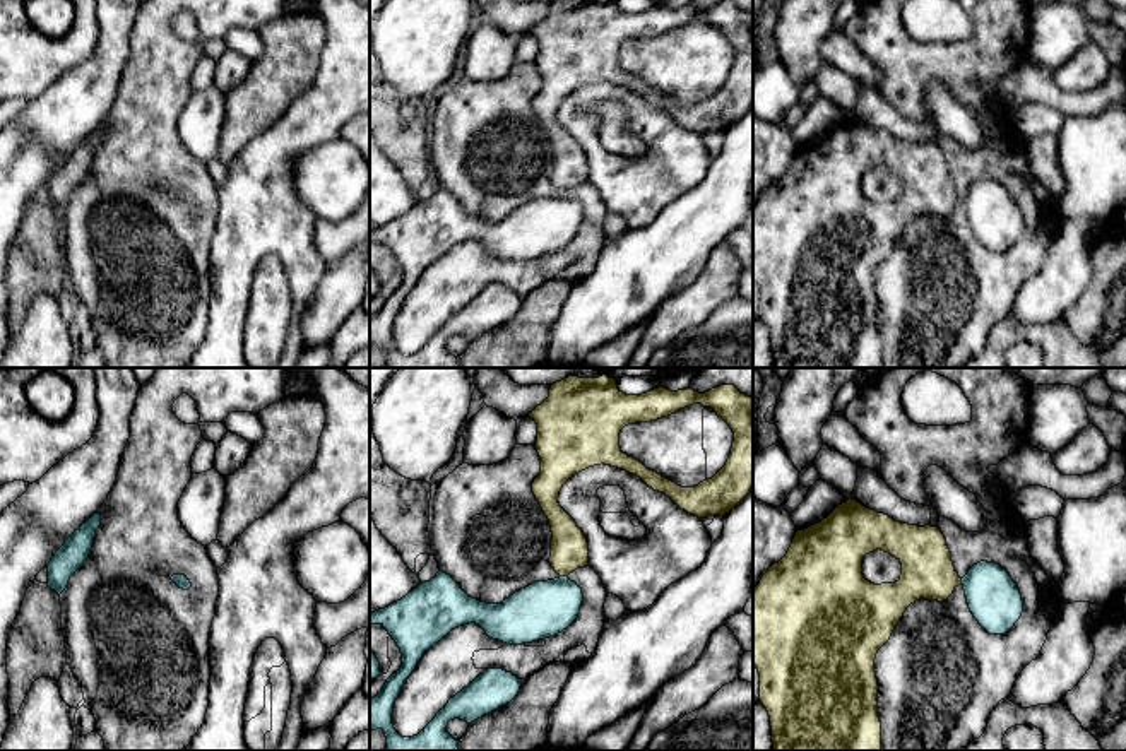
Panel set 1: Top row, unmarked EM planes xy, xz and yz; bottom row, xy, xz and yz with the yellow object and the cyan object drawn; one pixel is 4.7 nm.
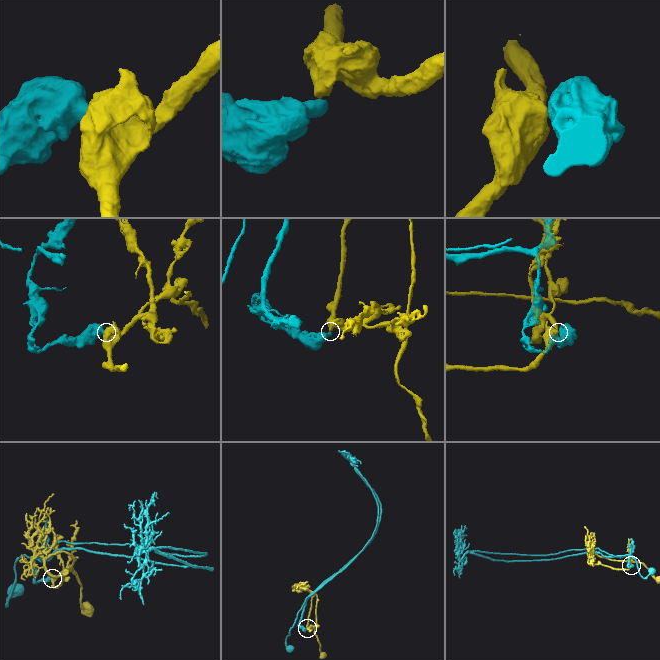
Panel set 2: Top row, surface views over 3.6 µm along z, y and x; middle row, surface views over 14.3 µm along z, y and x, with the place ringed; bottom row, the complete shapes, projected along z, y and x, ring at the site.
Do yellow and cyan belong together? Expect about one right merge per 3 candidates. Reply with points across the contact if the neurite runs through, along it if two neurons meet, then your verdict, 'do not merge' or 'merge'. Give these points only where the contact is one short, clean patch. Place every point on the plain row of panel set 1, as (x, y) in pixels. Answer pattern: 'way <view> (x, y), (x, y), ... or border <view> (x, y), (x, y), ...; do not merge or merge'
border xz (560, 192), (567, 194); do not merge

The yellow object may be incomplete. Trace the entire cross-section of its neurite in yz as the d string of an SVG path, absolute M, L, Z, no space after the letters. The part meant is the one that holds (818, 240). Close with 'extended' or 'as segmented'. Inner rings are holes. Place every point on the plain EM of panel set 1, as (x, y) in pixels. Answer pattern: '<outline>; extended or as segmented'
M856 116L839 121L820 140L797 147L787 171L753 207L753 281L760 291L760 320L770 334L773 368L880 368L876 270L910 221L919 216L943 219L960 200L938 144L900 140ZM876 166L902 180L898 198L874 202L864 195L862 176Z; as segmented

